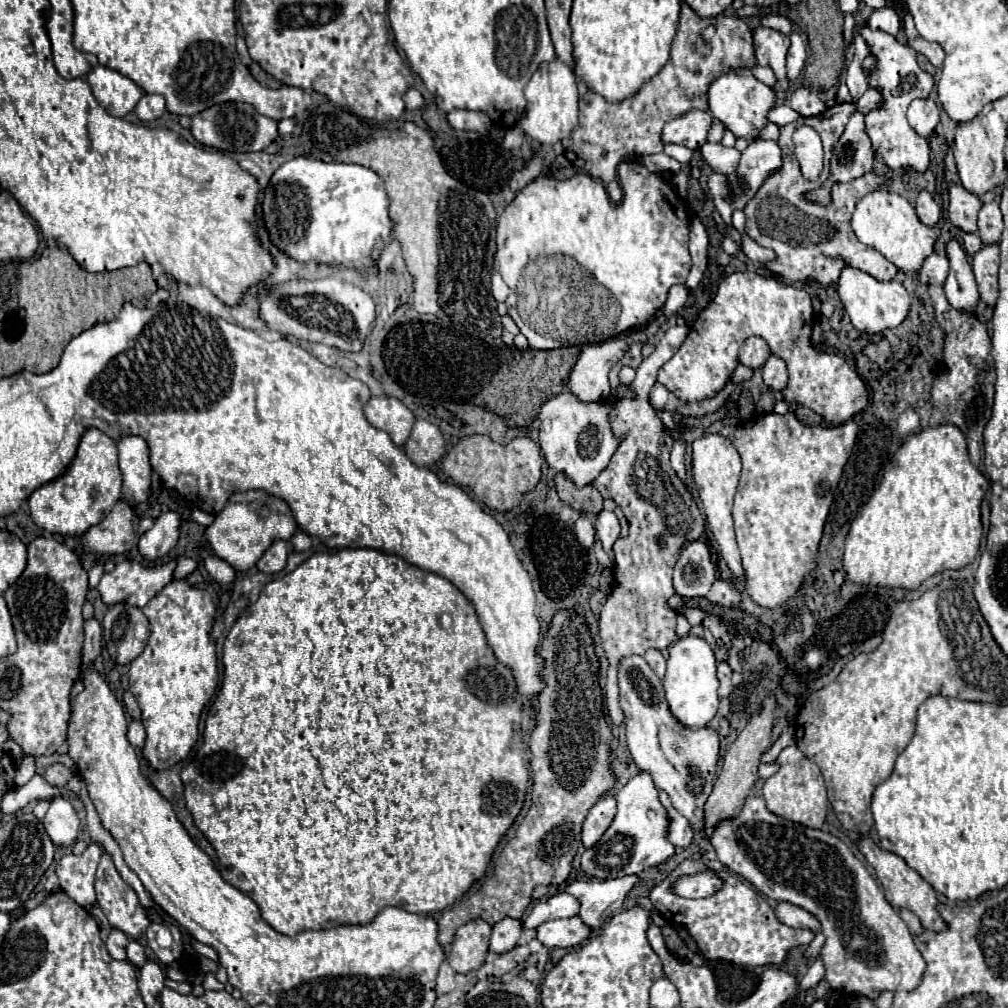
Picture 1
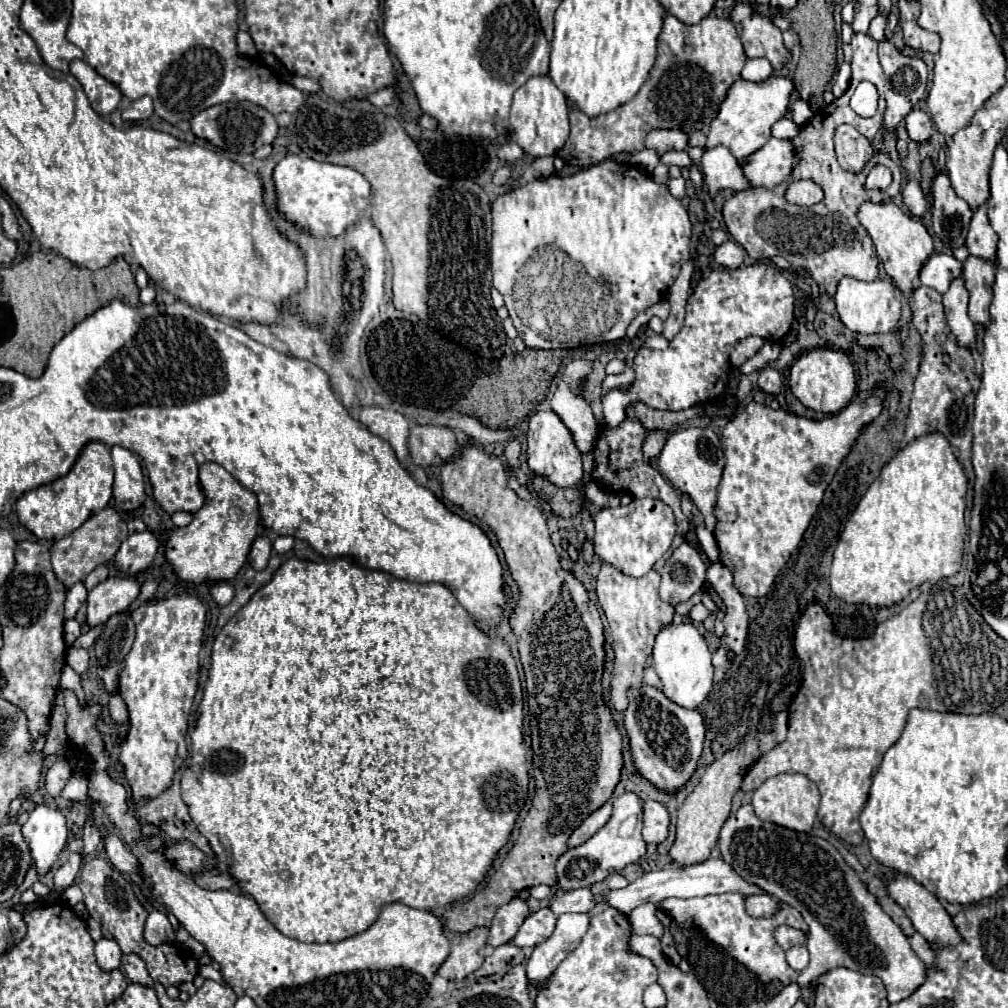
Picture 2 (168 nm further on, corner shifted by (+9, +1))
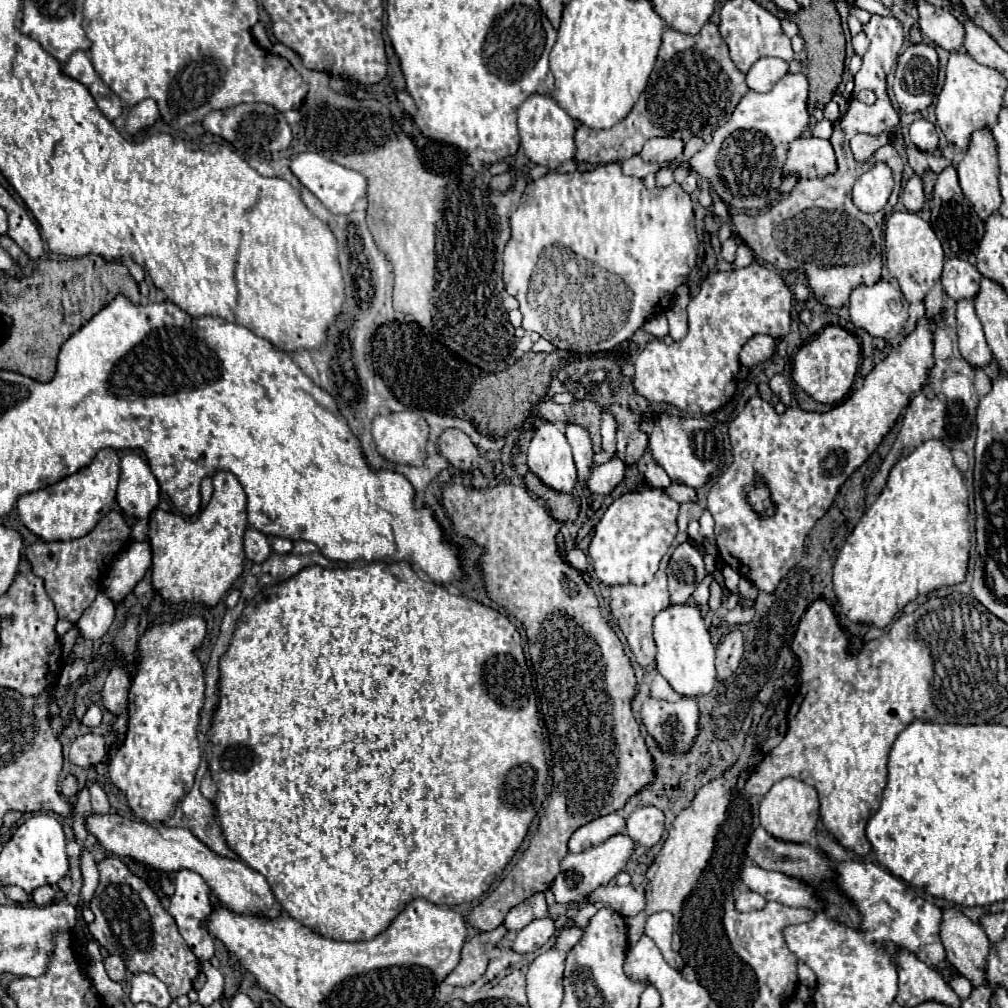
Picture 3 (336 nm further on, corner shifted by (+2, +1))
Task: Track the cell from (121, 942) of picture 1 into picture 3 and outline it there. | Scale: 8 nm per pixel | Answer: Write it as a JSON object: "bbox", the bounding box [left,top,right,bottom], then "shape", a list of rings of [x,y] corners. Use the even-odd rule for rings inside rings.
{"bbox":[103,955,125,981],"shape":[[[107,955],[107,959],[103,959],[103,965],[107,969],[107,975],[113,981],[123,981],[125,979],[125,961],[119,955]]]}

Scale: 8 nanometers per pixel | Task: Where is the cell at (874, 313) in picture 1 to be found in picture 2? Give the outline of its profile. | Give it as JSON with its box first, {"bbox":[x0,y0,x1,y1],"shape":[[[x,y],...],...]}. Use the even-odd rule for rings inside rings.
{"bbox":[834,277,902,333],"shape":[[[844,277],[838,285],[834,301],[842,323],[854,333],[890,333],[898,323],[902,309],[900,289],[892,281],[882,281],[882,279],[864,283],[858,279]]]}

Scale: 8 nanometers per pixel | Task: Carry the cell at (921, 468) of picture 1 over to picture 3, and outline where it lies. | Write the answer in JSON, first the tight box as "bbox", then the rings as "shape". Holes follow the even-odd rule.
{"bbox":[833,439,969,627],"shape":[[[929,439],[911,455],[897,461],[891,469],[887,485],[879,497],[863,513],[847,543],[837,555],[833,567],[833,589],[843,613],[851,621],[885,627],[919,593],[929,593],[939,587],[961,583],[967,575],[969,561],[969,491],[963,483],[961,471],[955,467],[951,451],[939,441]]]}

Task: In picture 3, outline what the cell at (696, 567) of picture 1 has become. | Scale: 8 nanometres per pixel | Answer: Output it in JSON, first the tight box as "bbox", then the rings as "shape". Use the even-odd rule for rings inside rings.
{"bbox":[667,541,705,605],"shape":[[[689,541],[681,543],[671,555],[667,575],[671,605],[685,605],[705,577],[703,555]]]}

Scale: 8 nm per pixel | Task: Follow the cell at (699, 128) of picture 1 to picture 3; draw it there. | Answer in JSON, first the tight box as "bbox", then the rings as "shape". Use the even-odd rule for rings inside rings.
{"bbox":[641,137,685,163],"shape":[[[653,137],[645,143],[641,157],[649,163],[657,163],[657,161],[669,161],[669,159],[677,159],[683,153],[685,143],[681,139],[675,137]]]}

